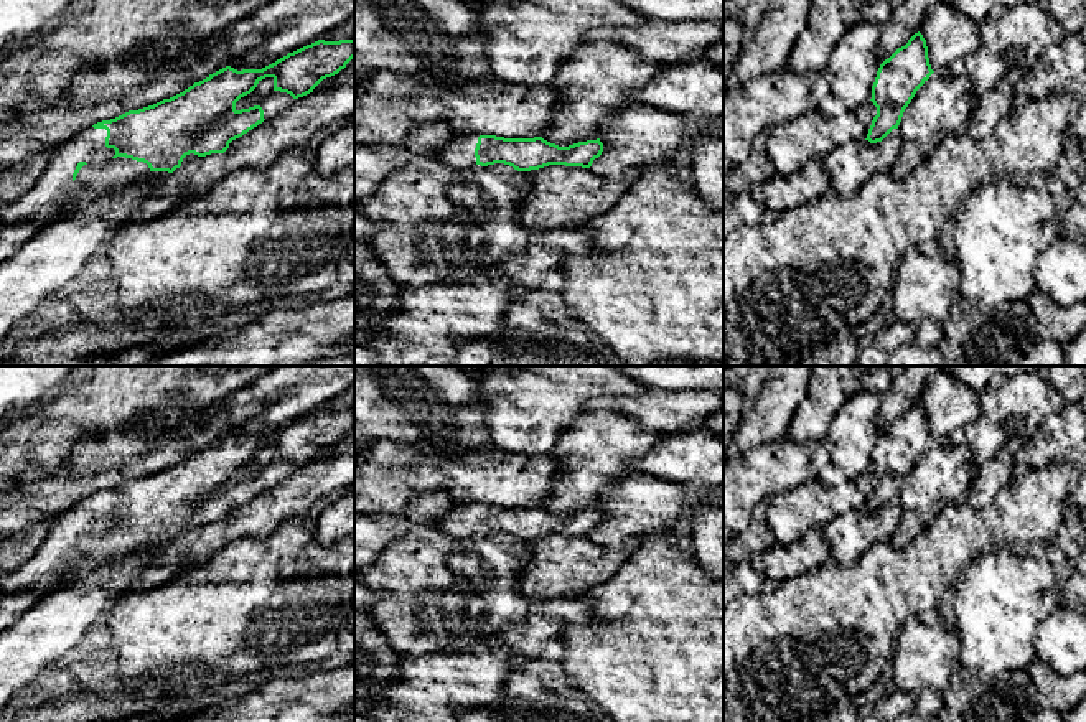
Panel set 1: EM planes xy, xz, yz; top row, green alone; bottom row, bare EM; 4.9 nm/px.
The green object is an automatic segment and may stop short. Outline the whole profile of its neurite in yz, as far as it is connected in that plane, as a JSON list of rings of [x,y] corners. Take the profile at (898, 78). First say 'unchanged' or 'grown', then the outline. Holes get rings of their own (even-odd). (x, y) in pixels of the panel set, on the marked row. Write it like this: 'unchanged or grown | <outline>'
unchanged | [[[918,31],[877,71],[870,99],[877,107],[877,115],[865,140],[882,142],[893,129],[898,129],[905,109],[933,73],[926,40]]]

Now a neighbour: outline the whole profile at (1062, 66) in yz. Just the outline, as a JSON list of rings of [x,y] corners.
[[[1086,21],[1079,33],[1050,46],[1035,66],[1025,71],[1017,92],[1027,99],[1045,99],[1068,91],[1086,73]]]

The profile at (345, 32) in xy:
[[[354,15],[344,25],[328,33],[323,40],[325,41],[354,40]]]

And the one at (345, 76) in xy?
[[[354,58],[346,64],[344,69],[341,69],[338,74],[323,79],[315,89],[316,91],[325,91],[328,87],[338,87],[338,86],[348,86],[354,84]]]

